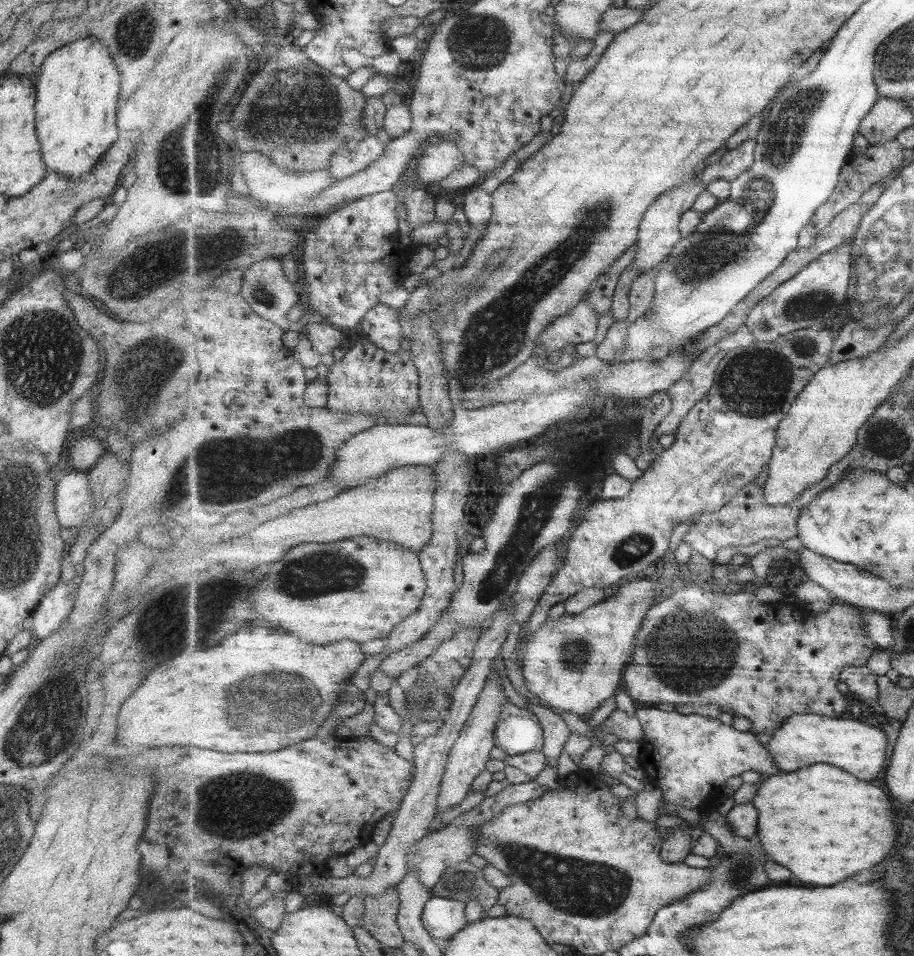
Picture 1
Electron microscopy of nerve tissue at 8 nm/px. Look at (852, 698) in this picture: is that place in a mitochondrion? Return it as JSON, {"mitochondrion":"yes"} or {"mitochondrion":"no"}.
{"mitochondrion":"no"}

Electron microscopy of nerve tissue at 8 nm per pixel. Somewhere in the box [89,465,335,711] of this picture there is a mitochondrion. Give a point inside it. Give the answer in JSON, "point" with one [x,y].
{"point":[171,629]}

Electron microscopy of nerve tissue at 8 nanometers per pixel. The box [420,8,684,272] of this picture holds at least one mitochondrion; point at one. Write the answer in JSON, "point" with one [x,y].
{"point":[481,43]}

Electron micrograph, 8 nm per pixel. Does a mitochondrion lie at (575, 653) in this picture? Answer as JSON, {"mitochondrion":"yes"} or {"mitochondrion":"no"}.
{"mitochondrion":"yes"}

